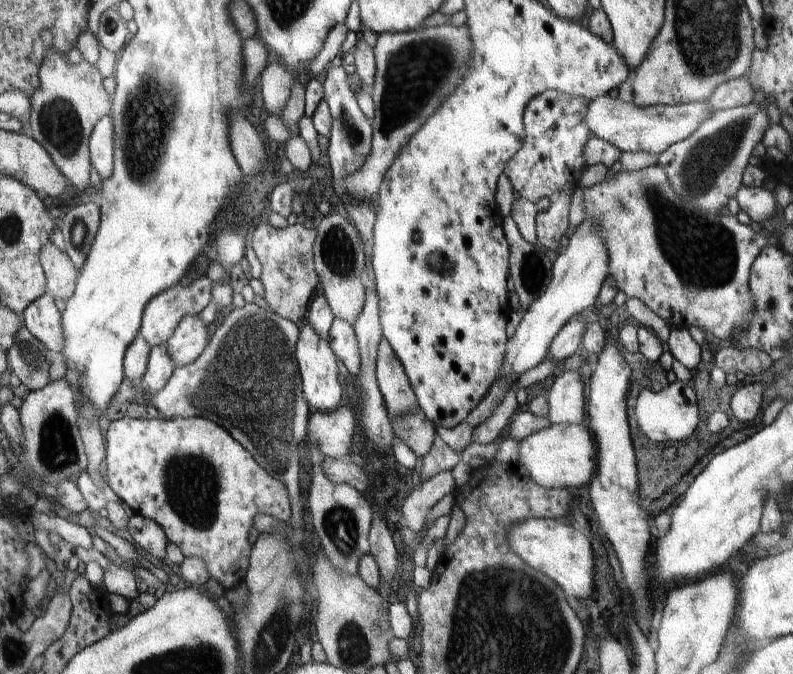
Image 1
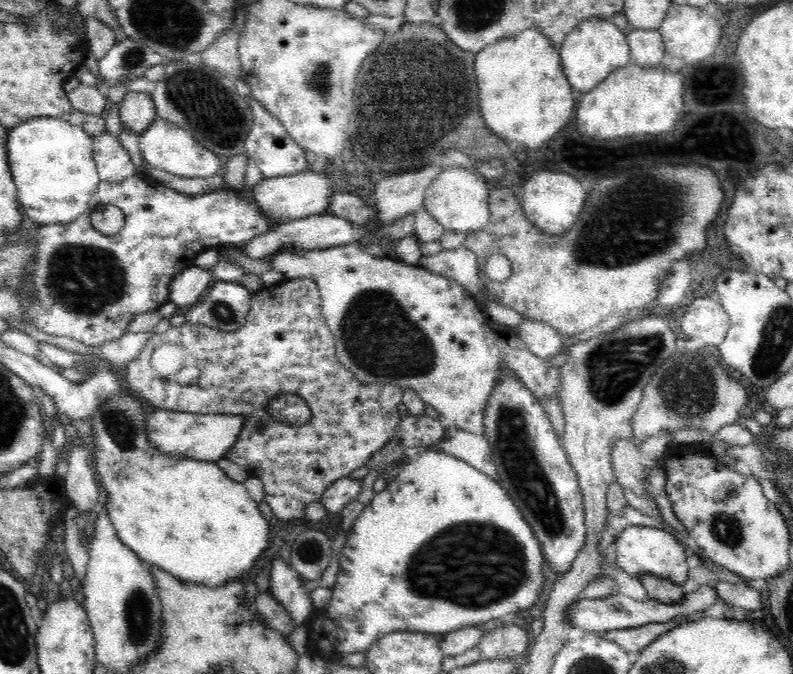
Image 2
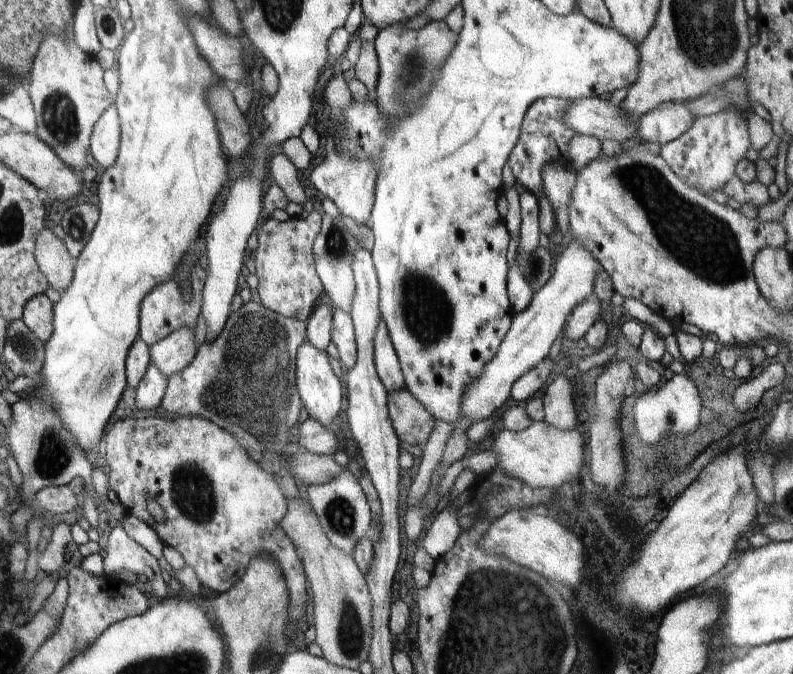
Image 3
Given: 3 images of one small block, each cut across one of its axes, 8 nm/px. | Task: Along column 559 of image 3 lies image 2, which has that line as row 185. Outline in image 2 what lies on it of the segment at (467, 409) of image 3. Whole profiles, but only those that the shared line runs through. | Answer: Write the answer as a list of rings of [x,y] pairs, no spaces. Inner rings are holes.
[[[304,170],[286,176],[263,177],[253,189],[256,205],[268,218],[286,217],[302,219],[314,214],[326,213],[330,208],[332,196],[337,192],[330,176],[324,173]]]

